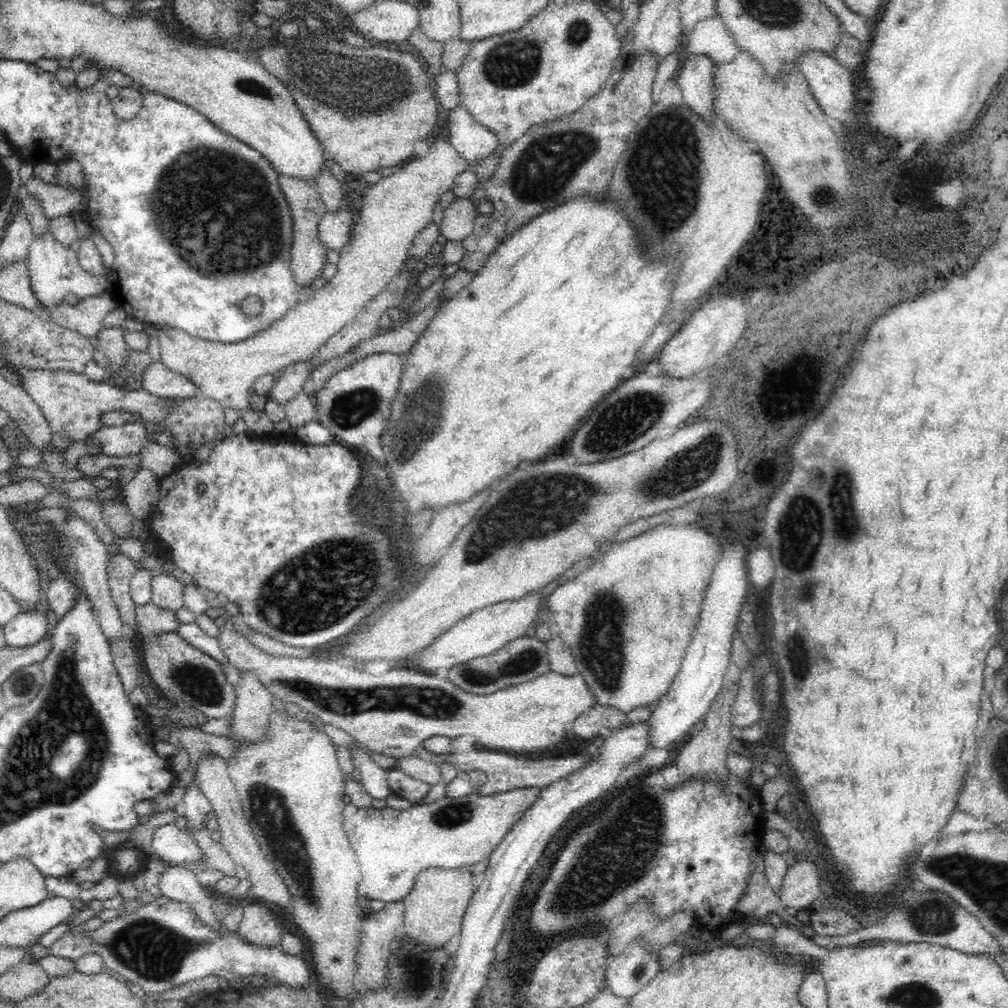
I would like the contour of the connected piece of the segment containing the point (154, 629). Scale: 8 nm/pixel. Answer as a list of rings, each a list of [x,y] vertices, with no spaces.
[[[152,603],[144,606],[135,605],[134,619],[136,619],[136,634],[148,638],[162,632],[176,631],[179,625],[174,612],[160,610]]]

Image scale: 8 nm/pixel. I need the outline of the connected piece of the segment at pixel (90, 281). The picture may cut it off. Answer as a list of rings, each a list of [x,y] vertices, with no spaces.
[[[50,232],[32,240],[26,261],[32,293],[39,306],[48,309],[49,312],[50,309],[64,304],[65,297],[69,294],[80,300],[108,294],[108,277],[92,276],[84,271],[78,263],[77,253],[70,248],[62,247]]]

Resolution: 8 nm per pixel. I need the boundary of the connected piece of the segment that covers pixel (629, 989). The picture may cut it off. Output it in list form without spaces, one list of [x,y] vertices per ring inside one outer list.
[[[638,941],[622,954],[608,960],[604,979],[612,994],[629,999],[644,988],[658,973],[658,954],[646,953]]]

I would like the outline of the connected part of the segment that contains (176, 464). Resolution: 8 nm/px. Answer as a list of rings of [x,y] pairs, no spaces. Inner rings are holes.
[[[157,442],[147,443],[138,456],[139,462],[136,470],[133,470],[134,474],[140,469],[150,469],[155,475],[163,477],[177,471],[183,465],[180,462],[179,452]]]

